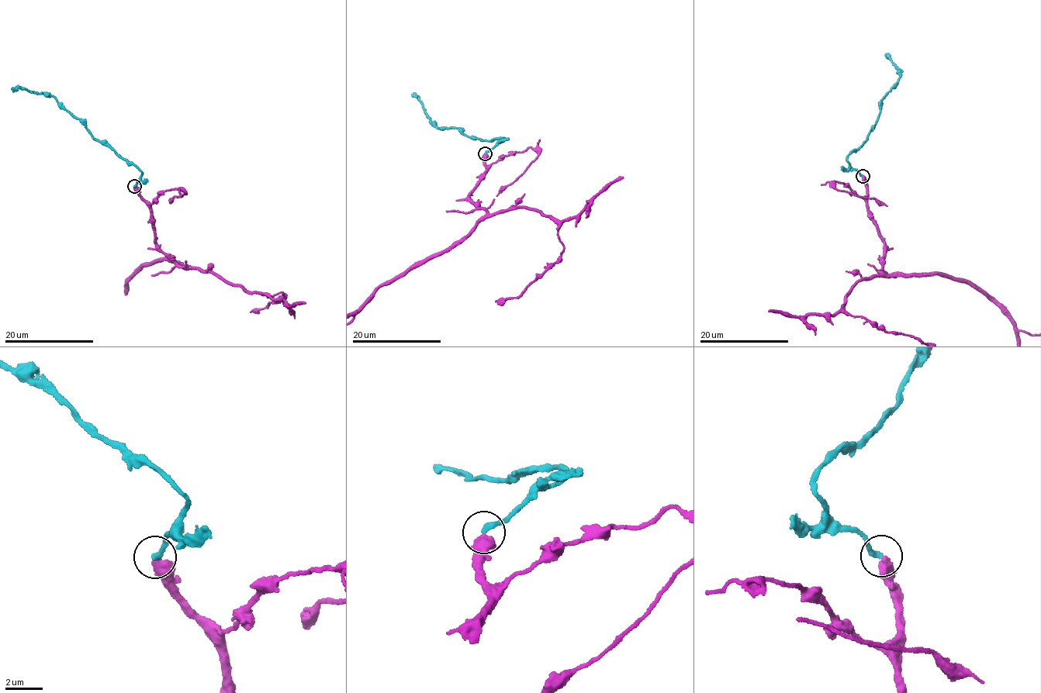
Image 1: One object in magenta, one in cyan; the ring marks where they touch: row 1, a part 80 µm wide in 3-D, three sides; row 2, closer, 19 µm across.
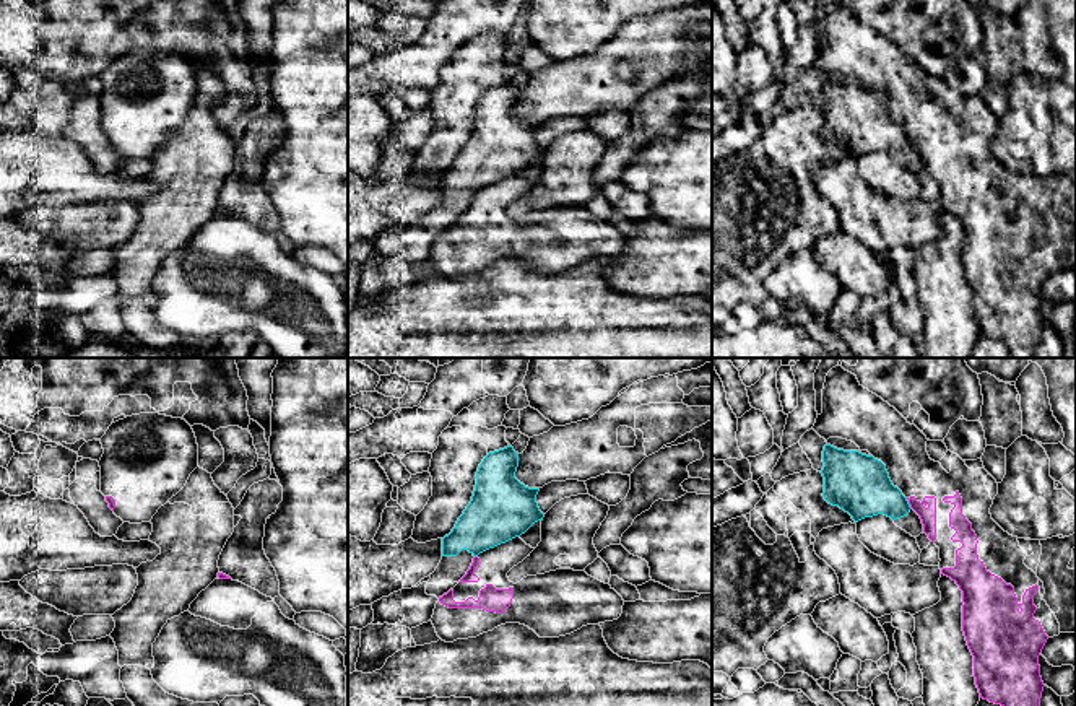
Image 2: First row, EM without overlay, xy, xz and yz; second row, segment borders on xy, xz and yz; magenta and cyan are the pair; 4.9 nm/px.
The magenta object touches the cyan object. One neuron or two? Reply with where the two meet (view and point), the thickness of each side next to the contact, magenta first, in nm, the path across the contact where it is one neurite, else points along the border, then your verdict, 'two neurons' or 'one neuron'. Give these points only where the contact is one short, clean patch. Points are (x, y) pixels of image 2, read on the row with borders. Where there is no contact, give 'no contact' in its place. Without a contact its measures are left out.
contact yz (909, 503); calibres 80 and 280 nm; border yz (907, 501), (912, 508); two neurons

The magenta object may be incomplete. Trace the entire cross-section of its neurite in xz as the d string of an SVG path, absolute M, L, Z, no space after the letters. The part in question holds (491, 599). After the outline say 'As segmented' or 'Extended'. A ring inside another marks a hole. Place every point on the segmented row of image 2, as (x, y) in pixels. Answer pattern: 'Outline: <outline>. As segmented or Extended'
Outline: M515 537L475 556L466 574L436 604L431 621L437 636L445 643L453 643L476 638L505 623L520 623L540 638L559 638L582 626L621 617L623 597L610 584L588 576L585 571L556 569L527 576L517 584L510 582L507 573L533 550L520 537Z. Extended

